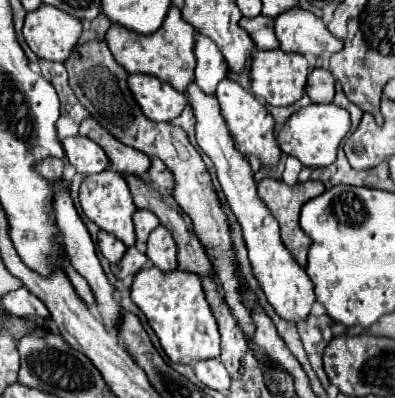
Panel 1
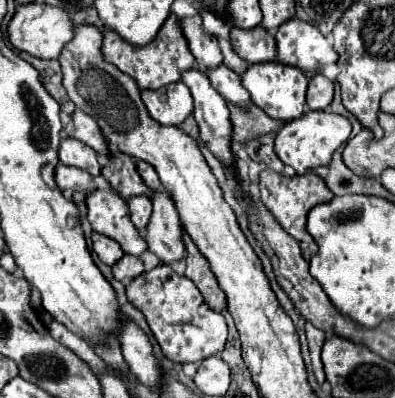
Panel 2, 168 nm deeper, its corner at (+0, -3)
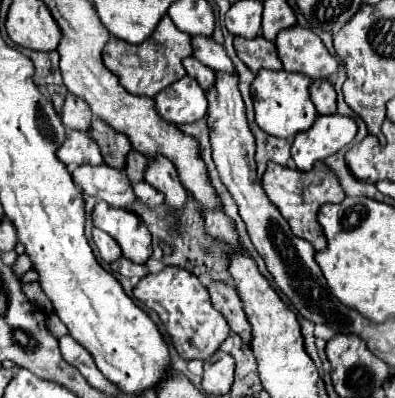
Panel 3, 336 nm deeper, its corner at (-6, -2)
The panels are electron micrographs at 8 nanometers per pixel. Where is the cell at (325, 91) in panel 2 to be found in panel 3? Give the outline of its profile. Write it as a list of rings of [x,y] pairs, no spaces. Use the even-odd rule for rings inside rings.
[[[328,78],[314,80],[310,86],[312,102],[318,114],[334,114],[336,112],[336,90]]]

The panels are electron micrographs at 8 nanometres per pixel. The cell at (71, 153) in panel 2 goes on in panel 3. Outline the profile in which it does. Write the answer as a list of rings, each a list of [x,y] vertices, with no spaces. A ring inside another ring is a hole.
[[[68,132],[66,142],[58,148],[56,154],[66,166],[70,166],[70,164],[76,164],[76,166],[80,166],[80,164],[92,164],[92,166],[102,164],[98,144],[86,132]]]

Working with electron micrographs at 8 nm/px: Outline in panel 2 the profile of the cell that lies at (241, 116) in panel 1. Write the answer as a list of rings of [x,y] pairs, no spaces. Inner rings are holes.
[[[224,63],[214,67],[214,69],[208,69],[206,75],[208,75],[212,87],[222,97],[226,97],[226,101],[232,101],[232,103],[236,103],[240,107],[246,107],[250,103],[250,95],[240,83],[240,75],[234,73],[232,69],[228,69]]]

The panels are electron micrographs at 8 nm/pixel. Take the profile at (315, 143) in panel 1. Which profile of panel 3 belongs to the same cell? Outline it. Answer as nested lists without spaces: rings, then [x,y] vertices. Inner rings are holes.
[[[342,114],[318,116],[310,130],[298,132],[292,142],[292,160],[298,170],[310,170],[314,162],[336,154],[356,136],[356,122]]]

